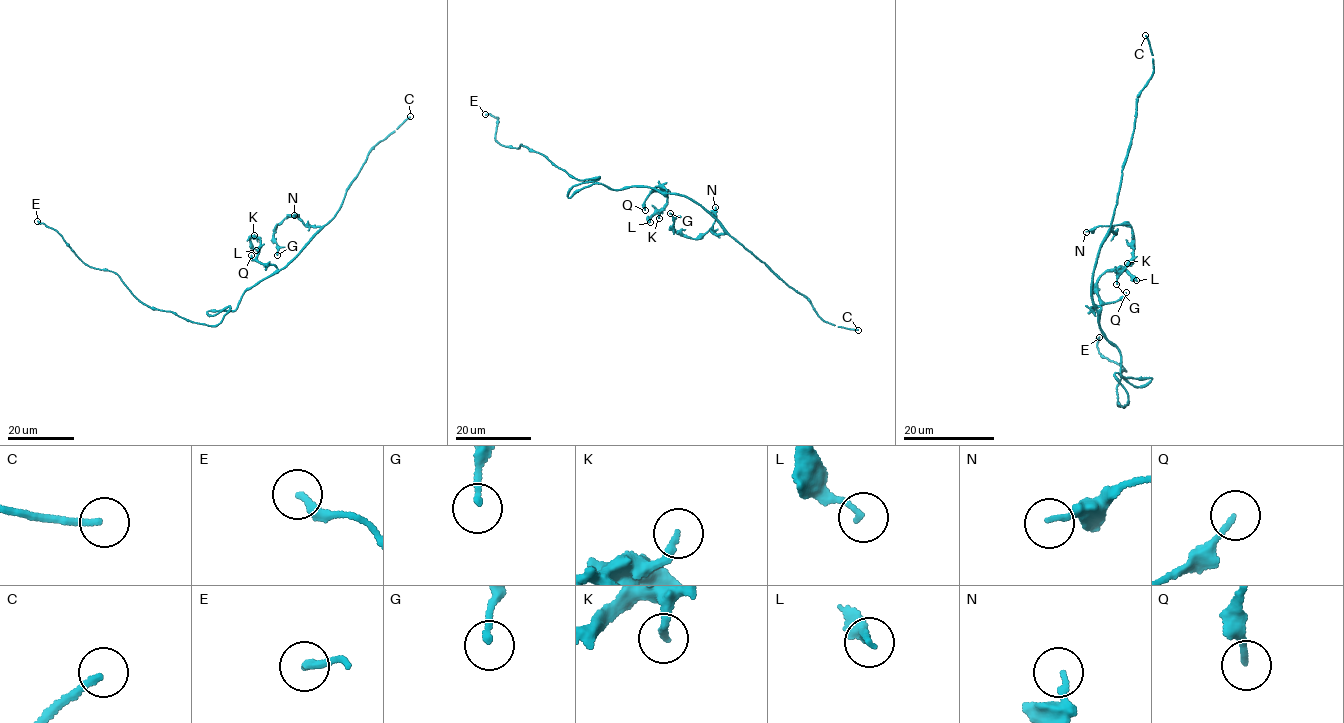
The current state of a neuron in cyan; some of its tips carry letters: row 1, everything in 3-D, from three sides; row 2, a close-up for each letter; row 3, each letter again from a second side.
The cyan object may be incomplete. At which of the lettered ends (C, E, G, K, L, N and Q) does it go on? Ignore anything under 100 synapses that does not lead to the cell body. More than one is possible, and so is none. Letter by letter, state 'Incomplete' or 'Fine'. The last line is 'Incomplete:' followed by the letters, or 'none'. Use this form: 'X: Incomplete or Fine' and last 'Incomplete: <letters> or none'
C: Incomplete
E: Fine
G: Fine
K: Fine
L: Fine
N: Fine
Q: Fine
Incomplete: C

